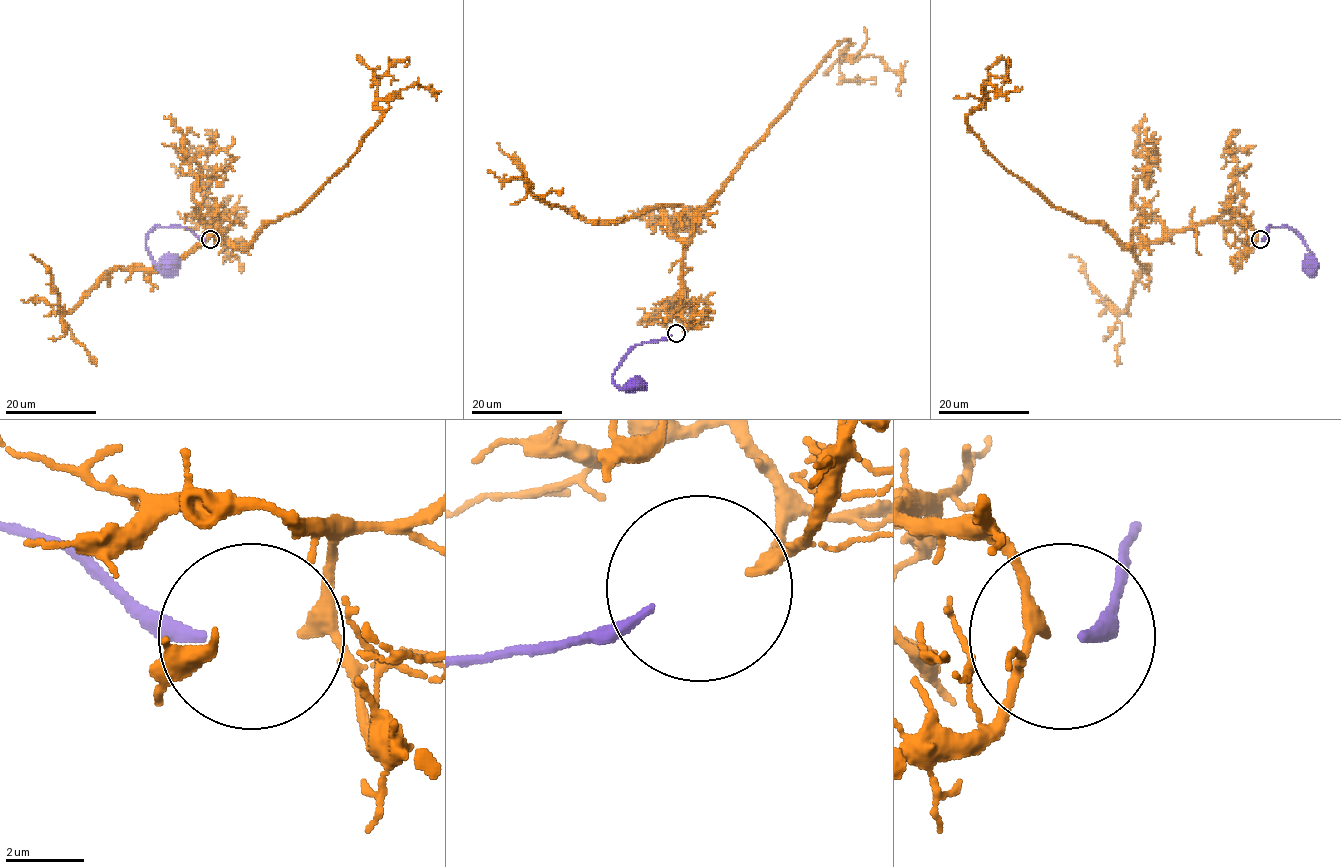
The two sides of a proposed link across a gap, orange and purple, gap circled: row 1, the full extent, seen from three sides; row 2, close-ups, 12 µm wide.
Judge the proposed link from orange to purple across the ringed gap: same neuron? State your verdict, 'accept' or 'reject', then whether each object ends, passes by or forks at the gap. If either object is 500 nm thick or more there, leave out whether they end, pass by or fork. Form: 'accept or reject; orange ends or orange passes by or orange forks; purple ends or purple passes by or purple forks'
accept; orange passes by; purple ends

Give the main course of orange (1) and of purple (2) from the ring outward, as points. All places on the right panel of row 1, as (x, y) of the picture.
1: (1258, 239), (1235, 222), (1203, 221), (1123, 245), (1053, 206), (987, 151), (965, 119), (984, 86), (1022, 87)
2: (1261, 239), (1270, 227), (1288, 227), (1302, 239), (1313, 264)

